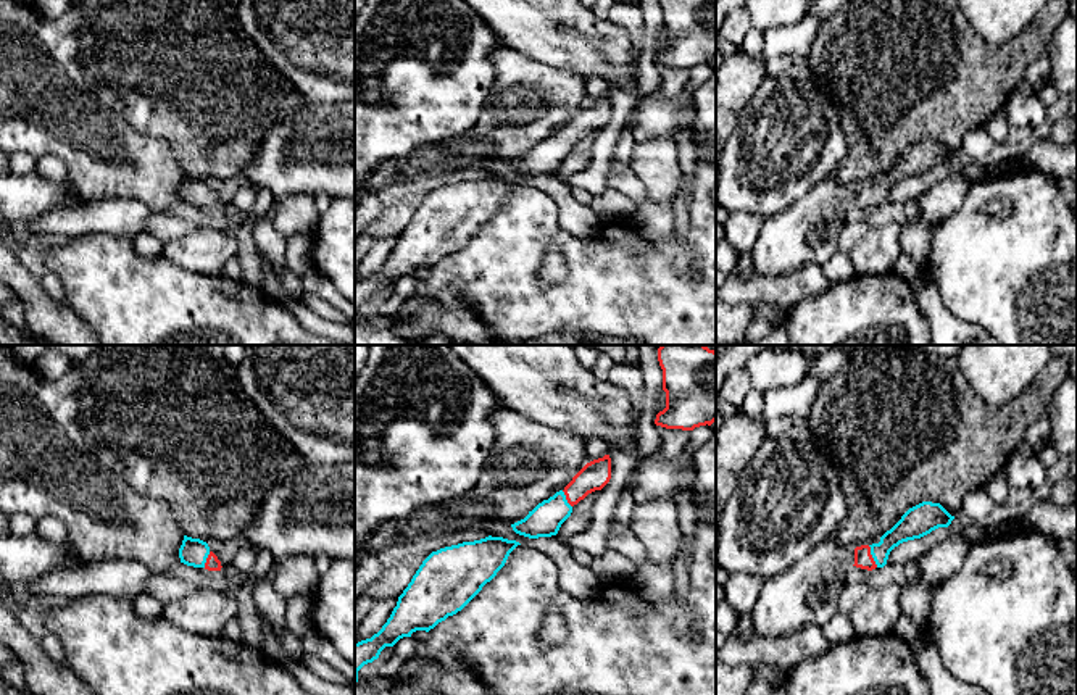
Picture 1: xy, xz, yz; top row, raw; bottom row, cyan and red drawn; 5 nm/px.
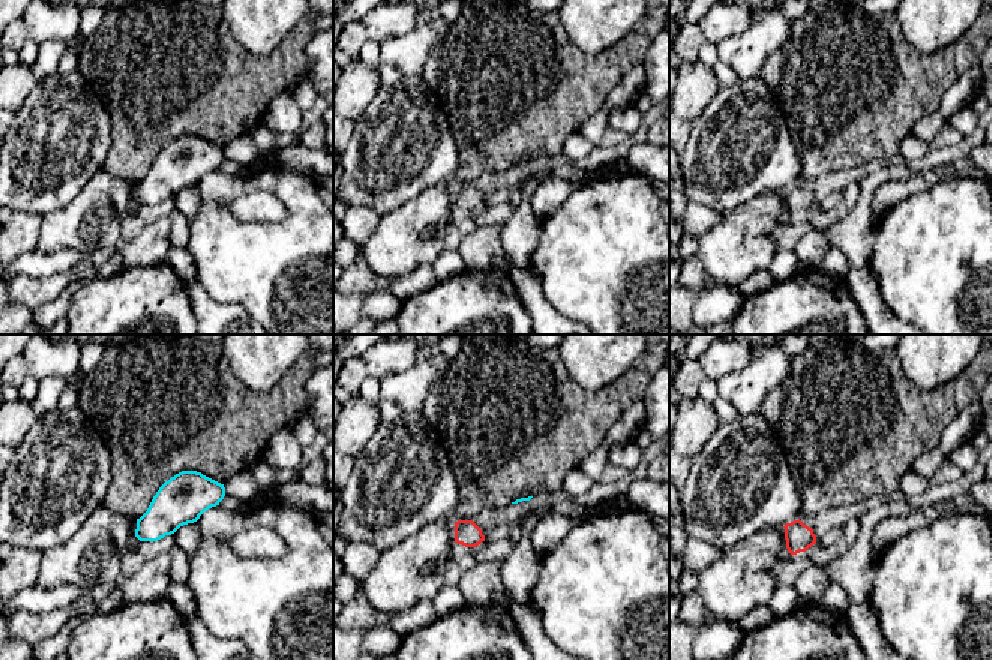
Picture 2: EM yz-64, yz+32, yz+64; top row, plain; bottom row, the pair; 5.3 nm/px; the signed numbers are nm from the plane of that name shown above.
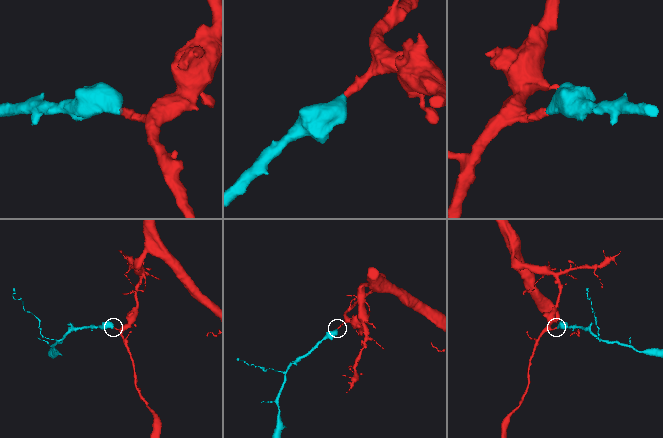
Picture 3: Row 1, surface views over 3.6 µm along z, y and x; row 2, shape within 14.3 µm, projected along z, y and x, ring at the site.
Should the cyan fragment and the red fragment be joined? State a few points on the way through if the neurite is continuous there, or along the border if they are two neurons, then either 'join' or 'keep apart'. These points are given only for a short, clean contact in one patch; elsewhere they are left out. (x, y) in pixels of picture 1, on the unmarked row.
across yz (911, 165), (897, 173), (873, 195), (863, 197) | join

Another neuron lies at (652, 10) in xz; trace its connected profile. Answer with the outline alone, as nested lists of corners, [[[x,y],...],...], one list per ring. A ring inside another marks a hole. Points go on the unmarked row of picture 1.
[[[638,0],[643,11],[645,35],[638,50],[637,73],[638,90],[642,95],[651,94],[661,87],[661,74],[656,68],[656,35],[663,27],[663,8],[659,0]]]

